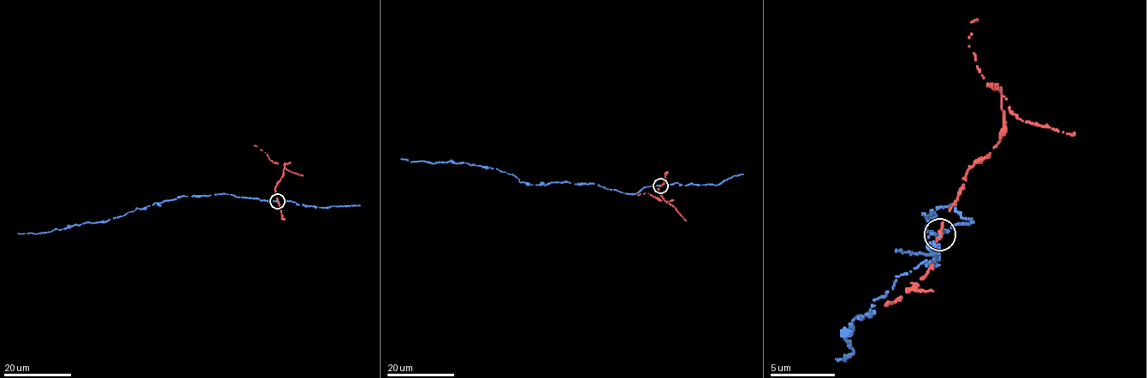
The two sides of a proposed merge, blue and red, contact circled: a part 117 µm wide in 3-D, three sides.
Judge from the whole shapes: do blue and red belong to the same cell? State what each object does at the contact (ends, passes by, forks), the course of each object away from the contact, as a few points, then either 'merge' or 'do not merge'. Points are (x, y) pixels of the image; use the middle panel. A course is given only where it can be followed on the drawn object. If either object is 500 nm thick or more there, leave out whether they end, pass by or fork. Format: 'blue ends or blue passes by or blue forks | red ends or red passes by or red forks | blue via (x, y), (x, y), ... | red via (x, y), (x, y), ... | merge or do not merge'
blue ends | red ends | blue via (661, 186), (624, 193), (593, 183), (530, 185), (497, 168), (401, 159) | red via (661, 186), (659, 191), (668, 202), (659, 200), (648, 193), (637, 195) | do not merge

